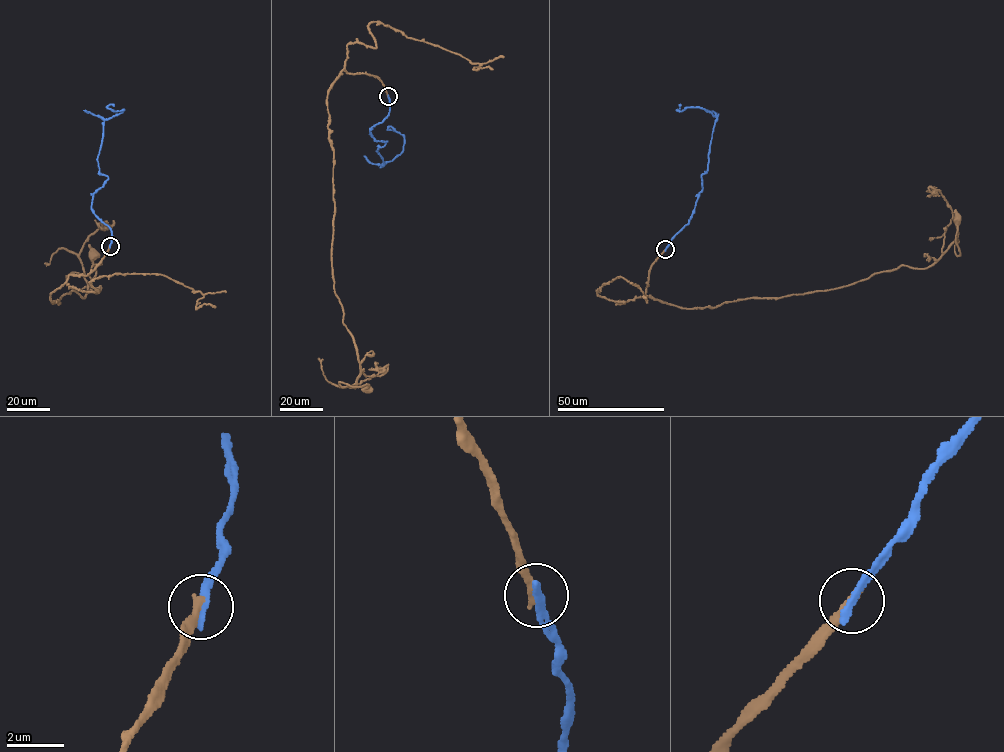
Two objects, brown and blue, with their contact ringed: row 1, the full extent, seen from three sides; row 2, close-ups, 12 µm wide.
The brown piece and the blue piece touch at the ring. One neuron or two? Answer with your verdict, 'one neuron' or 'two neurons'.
two neurons

